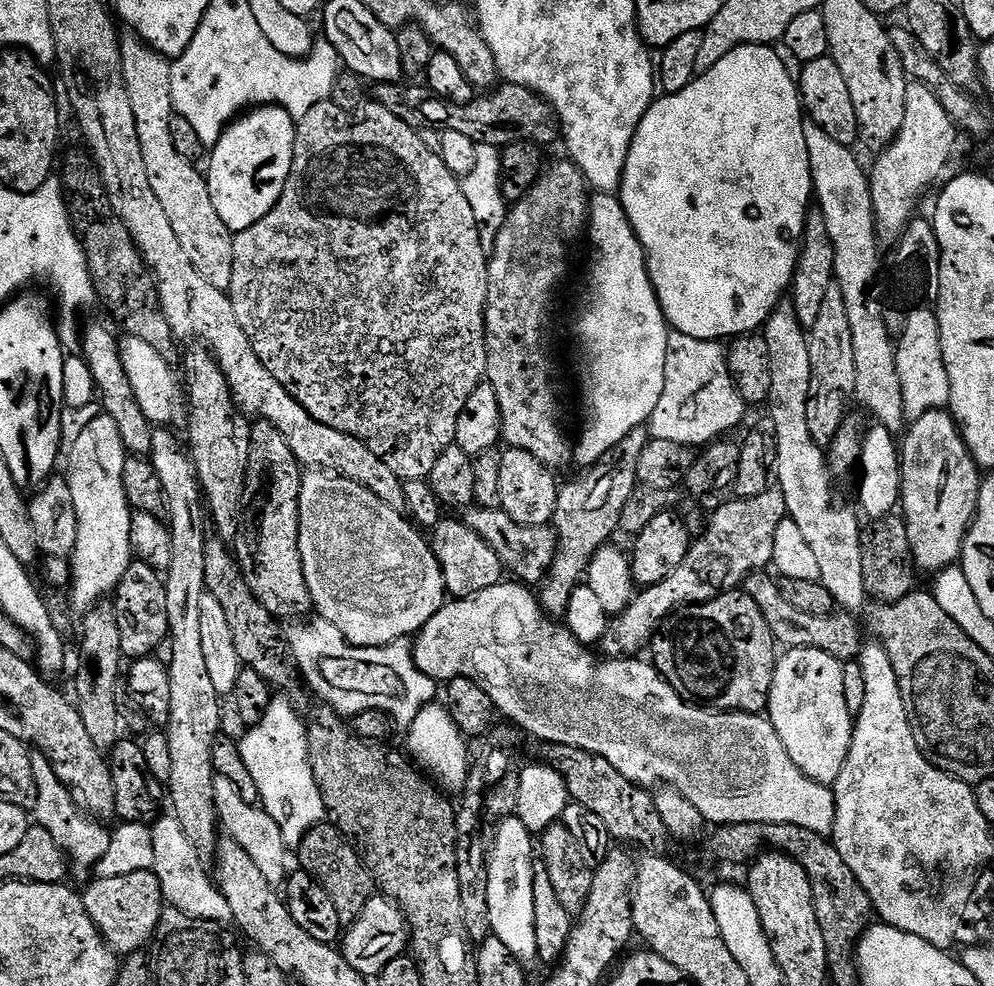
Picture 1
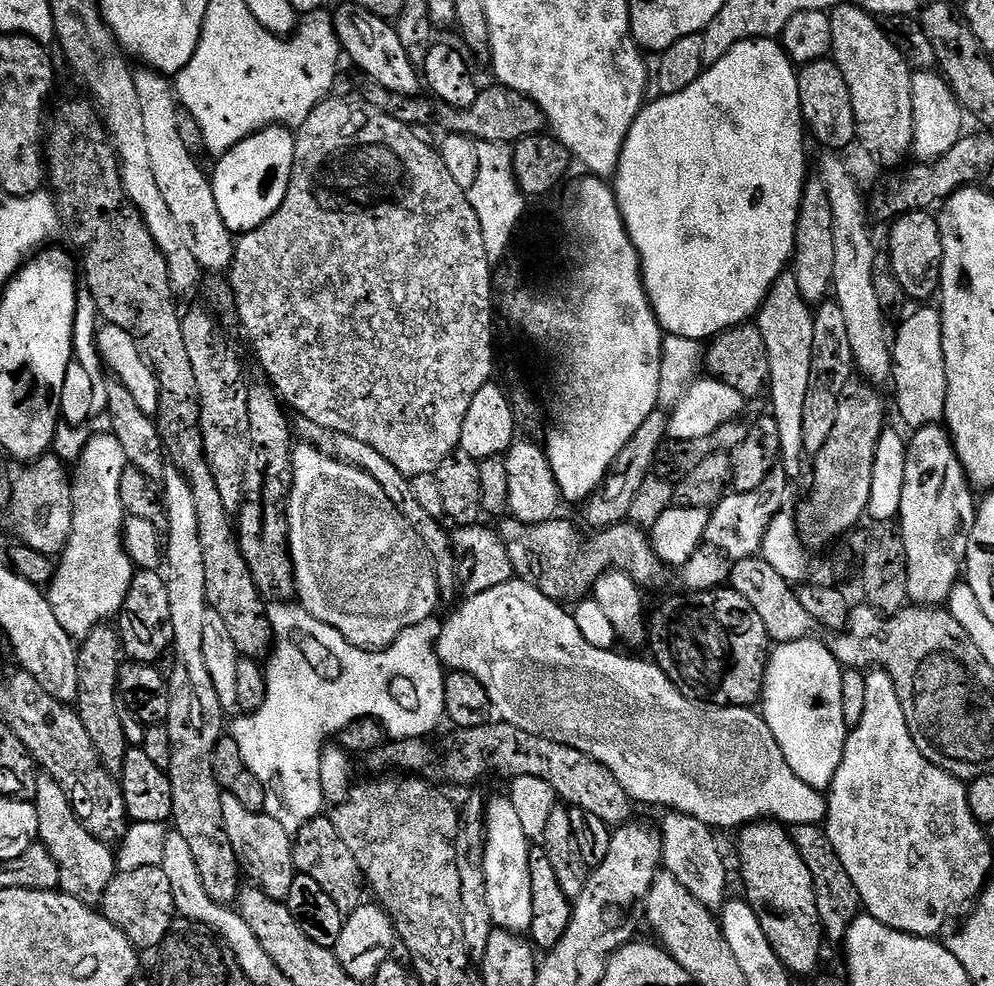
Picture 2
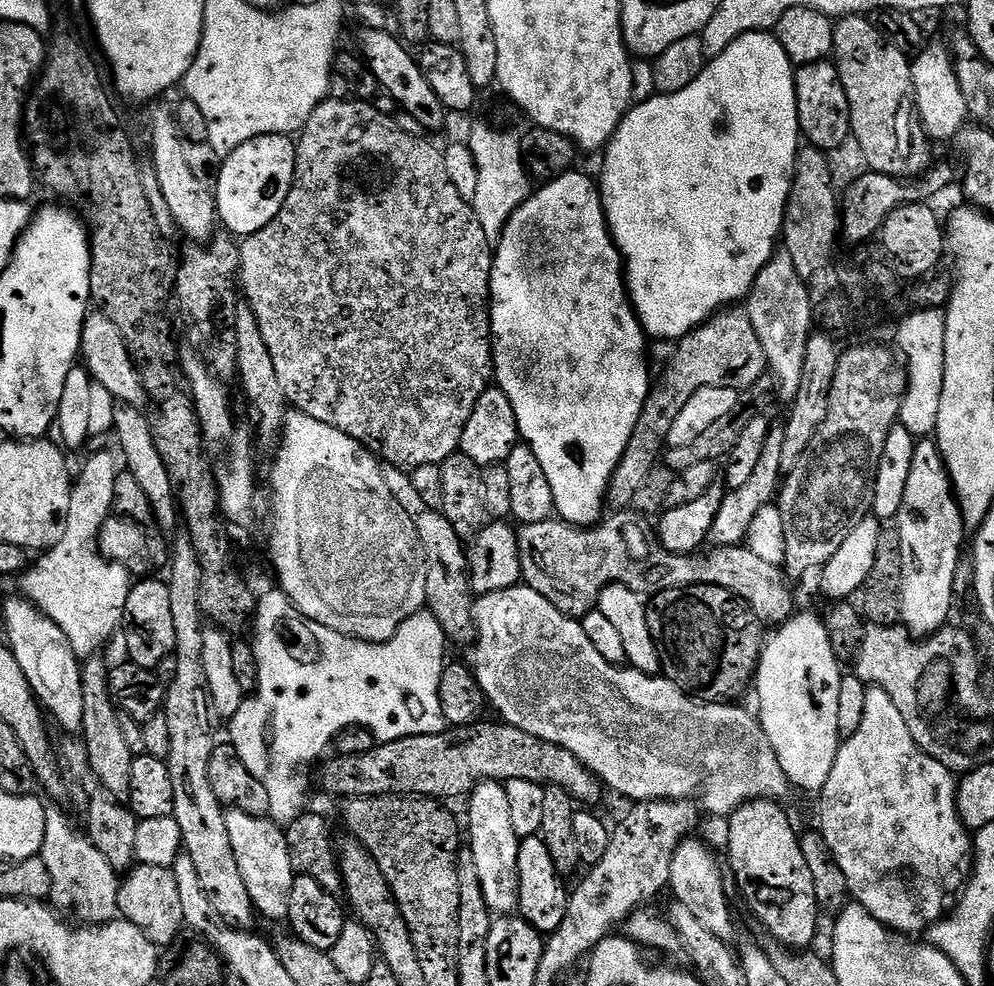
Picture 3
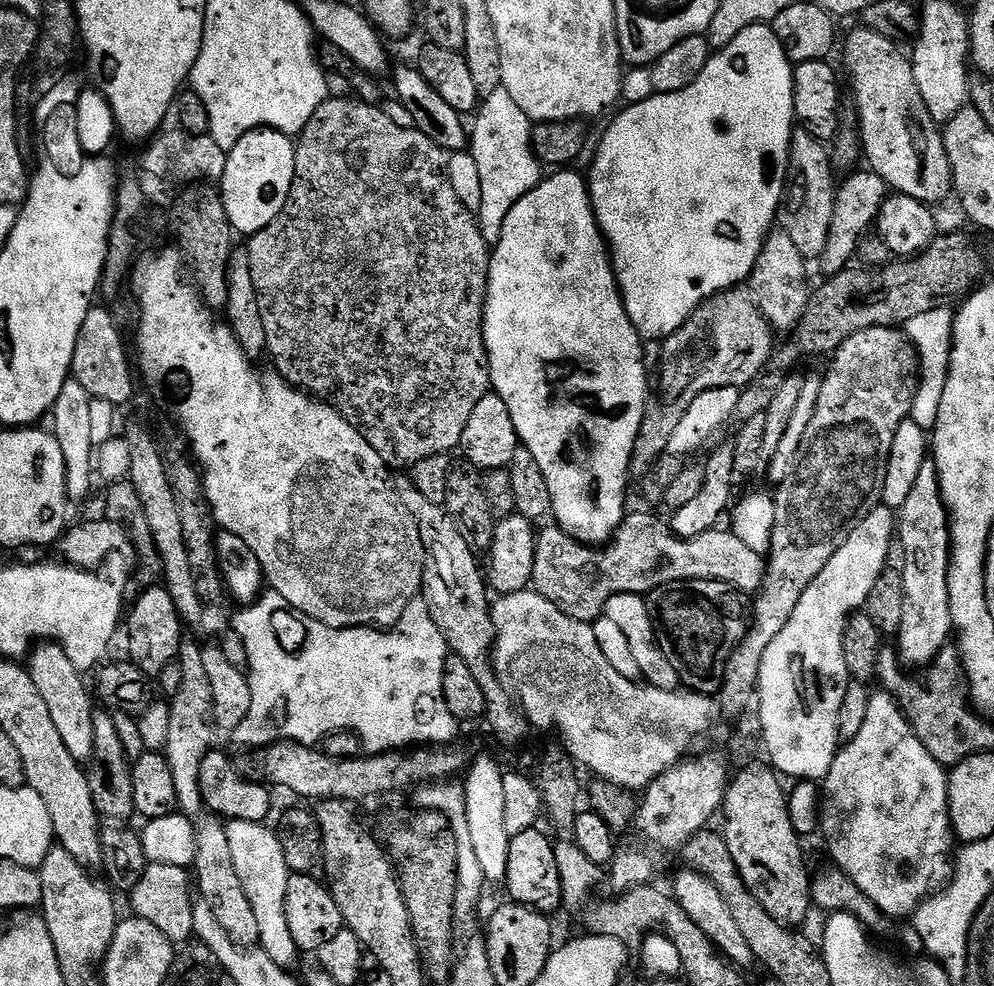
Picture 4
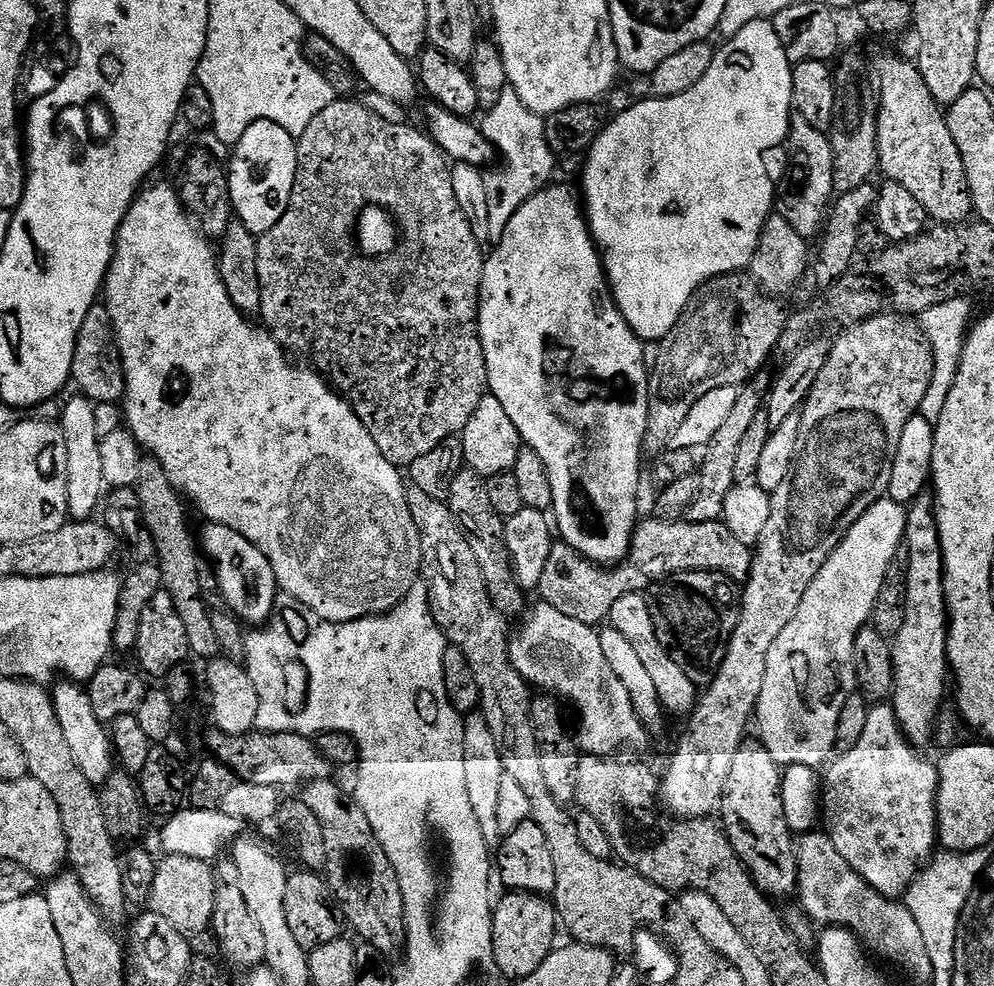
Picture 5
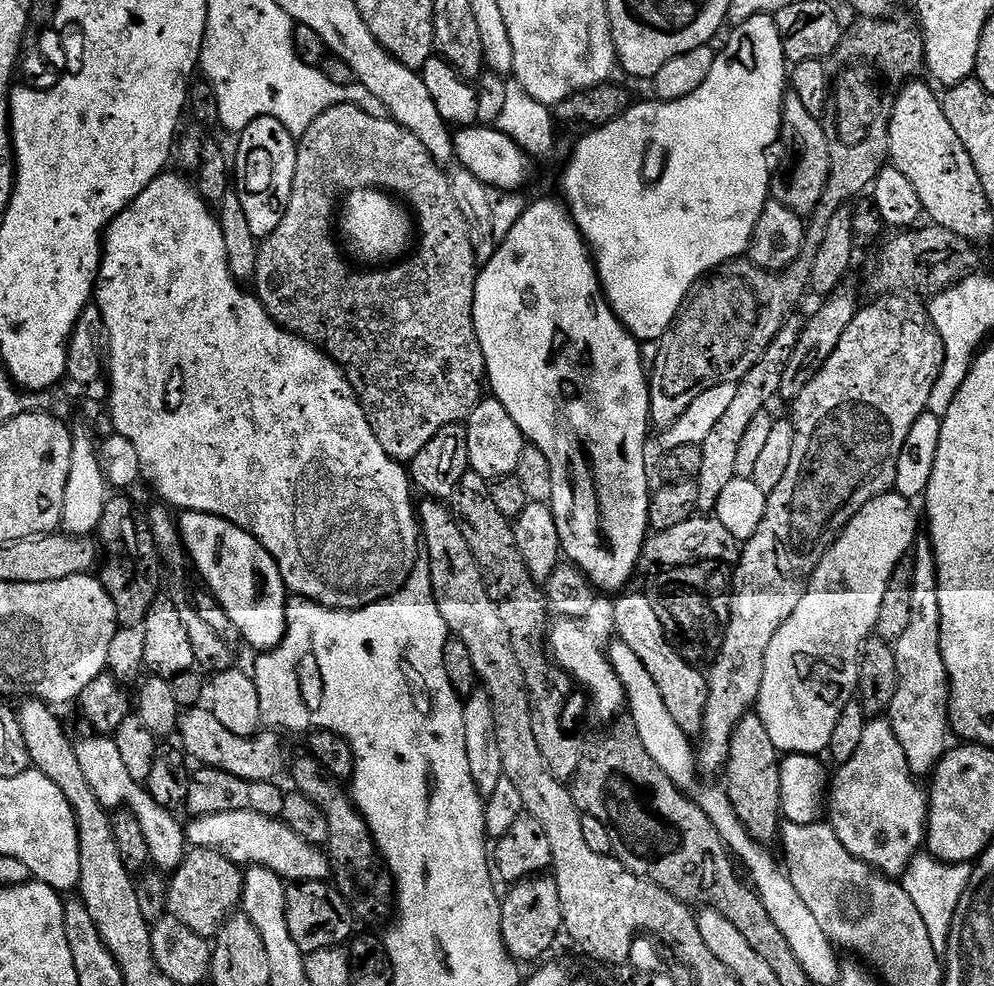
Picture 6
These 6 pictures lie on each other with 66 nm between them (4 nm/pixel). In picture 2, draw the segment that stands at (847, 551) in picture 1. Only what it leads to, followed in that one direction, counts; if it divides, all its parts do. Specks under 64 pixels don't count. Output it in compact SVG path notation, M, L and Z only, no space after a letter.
M790 274L777 277L754 320L754 327L762 334L762 342L766 342L768 355L766 392L767 395L772 395L770 415L778 422L779 455L782 457L783 467L792 474L799 470L800 459L806 456L803 442L803 410L810 383L814 322L813 309L802 298L798 282Z

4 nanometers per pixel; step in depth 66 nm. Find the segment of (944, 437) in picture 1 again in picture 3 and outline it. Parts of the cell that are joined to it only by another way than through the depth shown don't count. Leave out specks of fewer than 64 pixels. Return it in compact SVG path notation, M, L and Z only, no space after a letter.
M935 439L916 440L910 479L906 481L906 494L902 494L902 506L896 515L894 528L900 533L900 624L914 637L932 636L949 623L952 587L956 584L956 571L960 568L960 551L966 548L964 513L960 511L956 493L952 491L952 479Z

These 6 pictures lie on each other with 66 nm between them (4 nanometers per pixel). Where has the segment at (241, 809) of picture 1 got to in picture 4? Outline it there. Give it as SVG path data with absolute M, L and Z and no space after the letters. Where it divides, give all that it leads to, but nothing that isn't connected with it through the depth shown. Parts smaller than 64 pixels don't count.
M227 821L226 842L230 842L230 855L234 857L234 871L250 898L258 921L259 947L278 962L278 966L289 970L295 969L296 959L302 956L294 938L290 935L290 926L286 923L286 886L289 871L286 866L286 854L282 854L282 842L275 831L268 829L267 823Z

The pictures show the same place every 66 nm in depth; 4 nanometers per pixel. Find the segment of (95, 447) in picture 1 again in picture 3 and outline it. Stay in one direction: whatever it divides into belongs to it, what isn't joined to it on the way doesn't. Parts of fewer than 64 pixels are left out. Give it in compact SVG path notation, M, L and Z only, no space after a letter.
M96 452L84 464L80 477L75 477L70 494L70 510L66 518L66 531L53 548L47 549L40 561L33 563L19 577L19 591L34 605L39 608L41 614L48 616L59 626L62 634L70 642L70 646L81 658L97 655L100 647L111 638L117 635L118 629L124 623L124 611L126 610L126 598L128 591L132 588L133 581L122 565L113 564L98 551L98 540L94 534L99 534L104 523L108 521L113 511L114 502L114 478L118 471L116 460L108 452Z

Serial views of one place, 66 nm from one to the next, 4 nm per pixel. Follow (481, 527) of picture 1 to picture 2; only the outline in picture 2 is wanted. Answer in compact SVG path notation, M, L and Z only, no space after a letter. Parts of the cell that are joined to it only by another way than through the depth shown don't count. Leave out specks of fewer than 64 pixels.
M504 518L499 521L498 531L506 546L506 554L510 556L515 579L525 580L530 586L542 590L546 598L565 606L585 599L604 572L624 572L644 590L662 587L670 575L668 565L654 554L649 533L629 522L593 531L585 544L579 530L563 518L537 524Z

